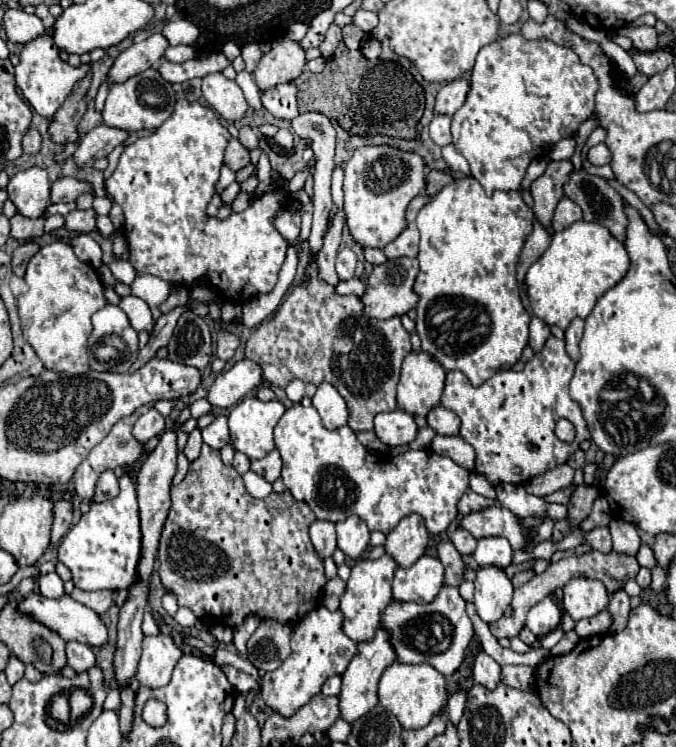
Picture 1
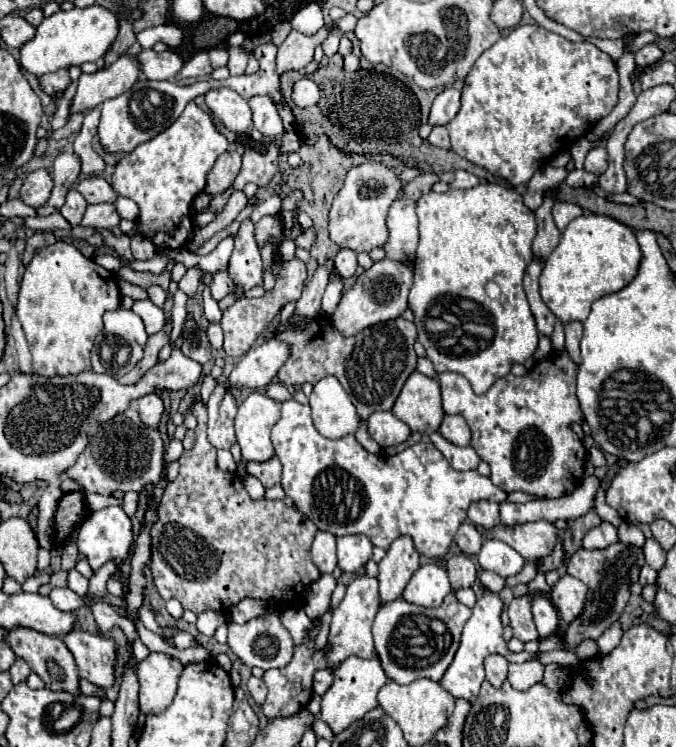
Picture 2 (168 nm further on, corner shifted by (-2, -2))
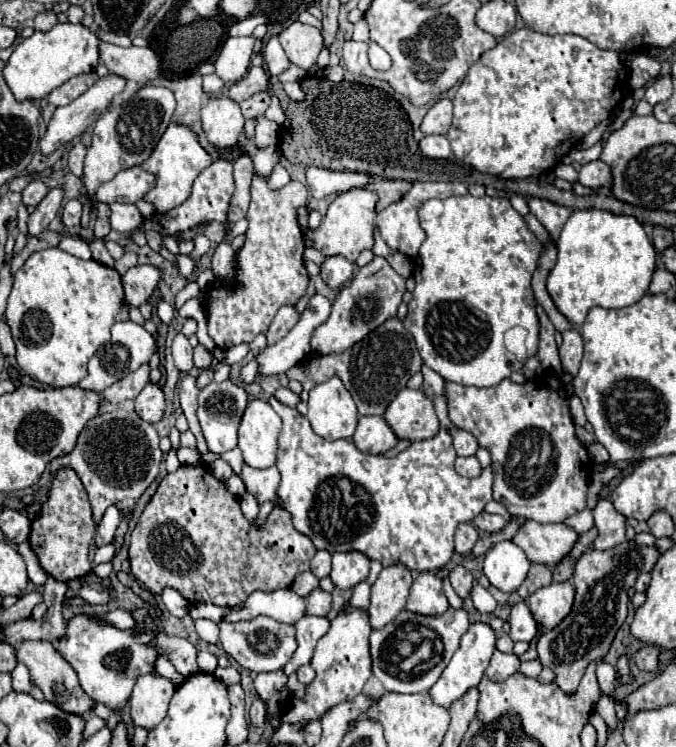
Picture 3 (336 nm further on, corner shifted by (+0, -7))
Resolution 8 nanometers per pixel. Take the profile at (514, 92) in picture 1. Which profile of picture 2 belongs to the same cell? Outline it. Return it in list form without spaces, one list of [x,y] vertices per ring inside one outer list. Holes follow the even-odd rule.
[[[522,24],[476,60],[464,80],[460,102],[462,106],[452,120],[452,150],[476,166],[510,180],[514,186],[522,186],[538,168],[570,150],[578,138],[610,114],[618,102],[618,70],[614,60],[592,42],[570,42],[542,26]]]

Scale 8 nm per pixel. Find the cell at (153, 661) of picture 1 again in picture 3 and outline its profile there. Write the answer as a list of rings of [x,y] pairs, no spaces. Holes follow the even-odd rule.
[[[148,673],[140,677],[130,697],[132,723],[148,731],[154,729],[164,719],[174,689],[174,683],[158,673]]]

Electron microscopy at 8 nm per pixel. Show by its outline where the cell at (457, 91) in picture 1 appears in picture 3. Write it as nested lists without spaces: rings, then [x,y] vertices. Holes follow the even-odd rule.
[[[450,99],[436,101],[428,109],[428,113],[426,113],[420,129],[426,135],[446,135],[448,129],[450,129],[450,125],[452,125],[452,109],[454,107],[452,107],[452,101]]]

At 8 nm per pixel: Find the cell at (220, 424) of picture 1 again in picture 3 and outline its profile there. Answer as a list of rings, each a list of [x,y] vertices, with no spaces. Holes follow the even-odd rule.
[[[222,381],[222,383],[210,383],[208,387],[204,387],[198,395],[198,421],[202,425],[202,433],[204,439],[208,443],[208,449],[212,453],[226,453],[230,449],[236,447],[236,429],[240,423],[240,417],[246,409],[248,403],[248,395],[244,391],[242,385],[234,383],[234,381]]]

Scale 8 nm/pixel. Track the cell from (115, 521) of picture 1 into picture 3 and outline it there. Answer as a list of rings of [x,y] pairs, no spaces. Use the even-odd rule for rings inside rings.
[[[112,505],[112,507],[108,507],[108,511],[104,513],[102,521],[98,523],[96,537],[94,537],[94,545],[96,545],[96,547],[102,547],[102,545],[112,543],[114,531],[116,531],[118,523],[120,523],[120,513],[118,513],[118,509]]]

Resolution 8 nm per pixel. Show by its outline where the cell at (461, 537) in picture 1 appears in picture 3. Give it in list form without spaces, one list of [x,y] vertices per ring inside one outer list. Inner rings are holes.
[[[460,523],[458,529],[456,529],[456,535],[454,535],[454,539],[456,539],[456,553],[470,555],[474,543],[478,541],[478,537],[480,537],[480,533],[478,533],[478,529],[472,523]]]

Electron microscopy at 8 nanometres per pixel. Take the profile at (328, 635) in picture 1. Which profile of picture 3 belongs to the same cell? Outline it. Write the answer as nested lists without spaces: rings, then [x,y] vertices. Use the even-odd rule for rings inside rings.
[[[282,669],[272,671],[272,673],[258,673],[258,677],[254,679],[256,693],[266,703],[266,719],[268,721],[280,719],[294,697],[286,683],[288,683],[288,675]]]

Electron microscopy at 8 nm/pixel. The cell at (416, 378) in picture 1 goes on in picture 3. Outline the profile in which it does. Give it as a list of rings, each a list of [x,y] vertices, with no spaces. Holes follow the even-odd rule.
[[[404,387],[388,405],[384,419],[398,439],[408,441],[430,439],[440,429],[434,405],[422,389]]]

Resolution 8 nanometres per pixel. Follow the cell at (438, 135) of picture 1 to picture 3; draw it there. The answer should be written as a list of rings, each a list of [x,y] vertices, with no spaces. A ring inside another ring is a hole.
[[[428,135],[418,145],[420,145],[420,151],[430,159],[448,159],[452,155],[450,143],[444,135]]]

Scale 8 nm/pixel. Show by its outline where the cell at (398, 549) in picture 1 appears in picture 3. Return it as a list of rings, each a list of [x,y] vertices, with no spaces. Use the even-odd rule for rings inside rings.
[[[400,563],[380,571],[376,583],[372,585],[372,597],[368,607],[372,629],[388,625],[388,621],[392,621],[404,609],[412,581],[412,571]]]

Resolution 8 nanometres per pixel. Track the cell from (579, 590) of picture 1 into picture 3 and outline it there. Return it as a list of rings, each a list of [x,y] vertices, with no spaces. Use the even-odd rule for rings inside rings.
[[[554,581],[548,587],[538,589],[530,595],[530,611],[534,619],[548,631],[554,629],[572,609],[574,585],[570,581]]]

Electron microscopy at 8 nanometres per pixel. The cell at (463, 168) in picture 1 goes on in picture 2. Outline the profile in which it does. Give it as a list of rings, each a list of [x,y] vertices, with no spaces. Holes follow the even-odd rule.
[[[458,170],[454,174],[454,180],[450,182],[450,188],[474,188],[478,184],[480,184],[480,180],[474,174],[470,174],[466,170]]]

